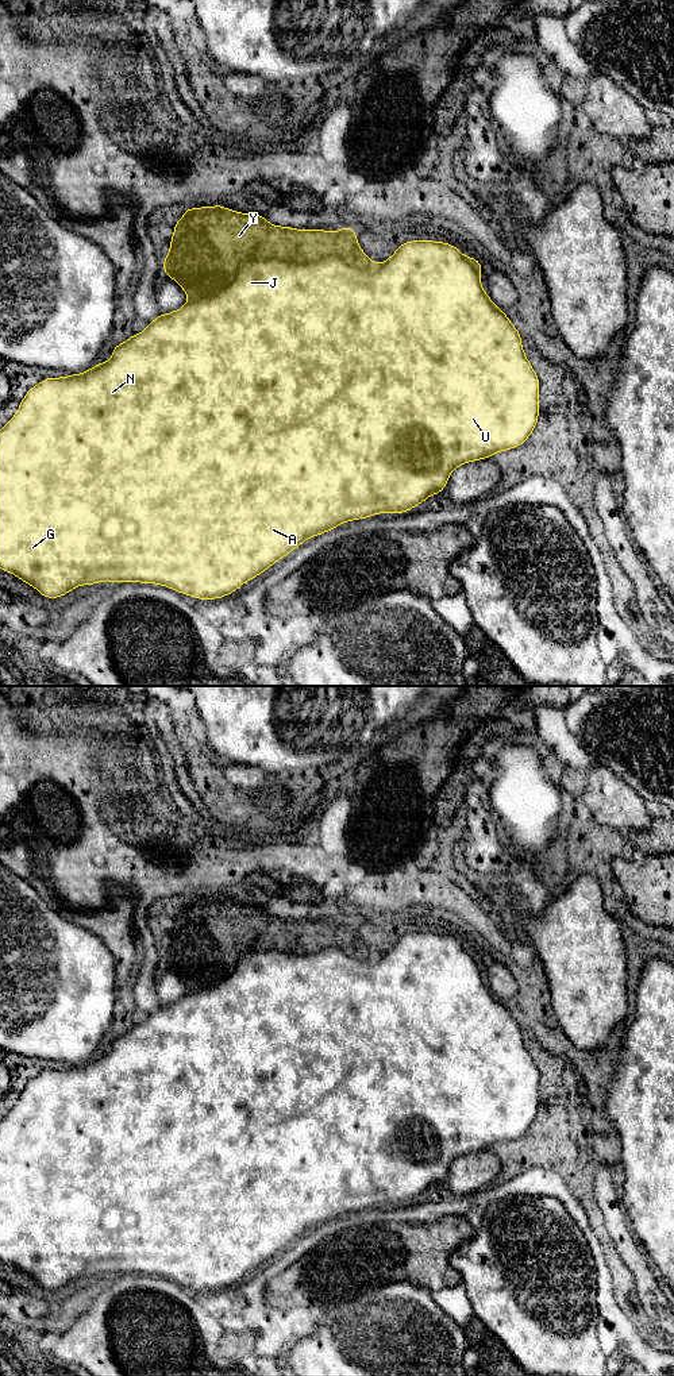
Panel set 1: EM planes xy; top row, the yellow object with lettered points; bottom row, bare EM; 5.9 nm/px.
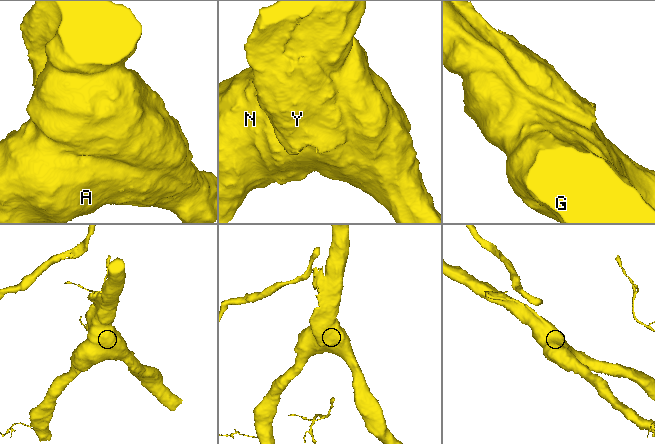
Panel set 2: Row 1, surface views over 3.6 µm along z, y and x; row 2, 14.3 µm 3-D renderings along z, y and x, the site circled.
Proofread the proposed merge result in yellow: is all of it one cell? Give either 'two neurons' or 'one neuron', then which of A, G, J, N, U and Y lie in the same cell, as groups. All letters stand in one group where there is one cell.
two neurons; A G J N U / Y

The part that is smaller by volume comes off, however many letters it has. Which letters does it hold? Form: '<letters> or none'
Y

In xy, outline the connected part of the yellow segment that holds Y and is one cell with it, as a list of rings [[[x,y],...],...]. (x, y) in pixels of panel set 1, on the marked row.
[[[201,207],[185,209],[184,216],[174,223],[170,251],[163,259],[163,274],[173,278],[189,298],[222,290],[249,259],[276,258],[286,263],[309,262],[336,255],[347,263],[369,269],[373,262],[358,244],[353,227],[336,232],[324,230],[296,230],[273,226],[266,216],[247,215],[224,208]]]

